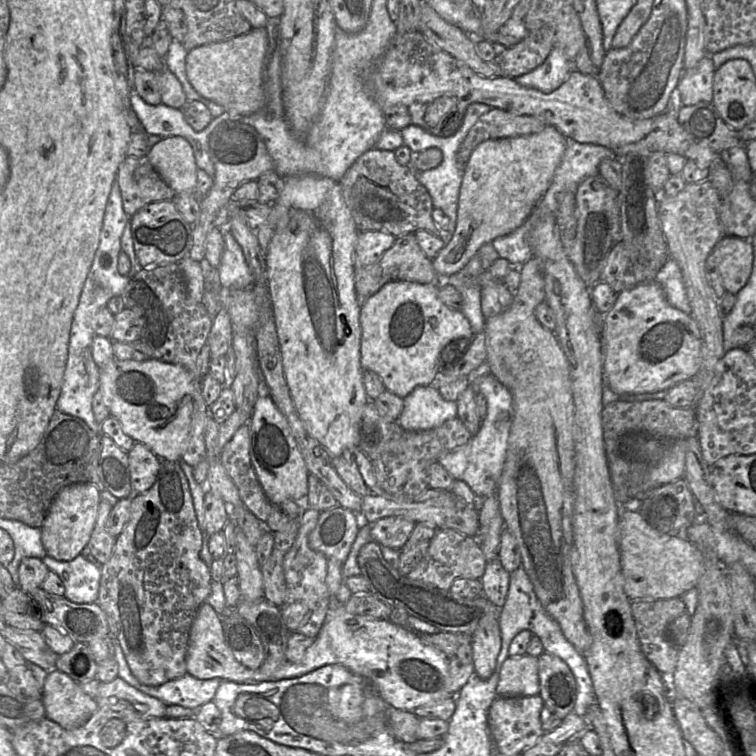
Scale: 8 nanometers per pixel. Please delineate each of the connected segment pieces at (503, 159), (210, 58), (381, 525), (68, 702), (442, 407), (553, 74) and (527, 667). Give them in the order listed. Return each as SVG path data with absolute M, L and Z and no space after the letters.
M546 125L540 132L530 135L486 140L474 148L464 167L455 231L450 242L432 259L440 283L462 270L481 246L513 232L526 221L548 190L565 149L566 137L552 125Z
M266 27L221 42L195 47L186 56L186 75L201 96L221 105L230 115L249 115L264 106L262 71L269 46Z
M389 516L372 523L371 540L381 547L402 549L410 537L415 523L401 516Z
M56 668L48 671L41 689L46 717L64 729L81 727L99 709L94 698Z
M432 385L419 386L404 398L397 423L407 431L422 431L439 427L455 417L456 401L445 400Z
M554 47L544 63L534 70L515 78L524 87L533 88L544 93L558 89L570 76L574 63L559 47Z
M524 654L504 661L496 687L498 696L535 696L539 691L537 657Z

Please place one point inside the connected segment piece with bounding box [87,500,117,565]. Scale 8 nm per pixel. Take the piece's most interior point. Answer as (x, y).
(101, 543)

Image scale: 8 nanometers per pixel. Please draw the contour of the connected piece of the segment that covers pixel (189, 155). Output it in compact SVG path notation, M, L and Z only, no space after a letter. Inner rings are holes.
M168 136L152 146L147 154L148 160L167 185L176 193L195 192L197 166L191 144L181 136Z

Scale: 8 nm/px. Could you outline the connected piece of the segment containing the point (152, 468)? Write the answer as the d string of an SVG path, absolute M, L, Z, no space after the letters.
M135 442L128 452L132 491L147 492L154 484L161 459L141 442Z

